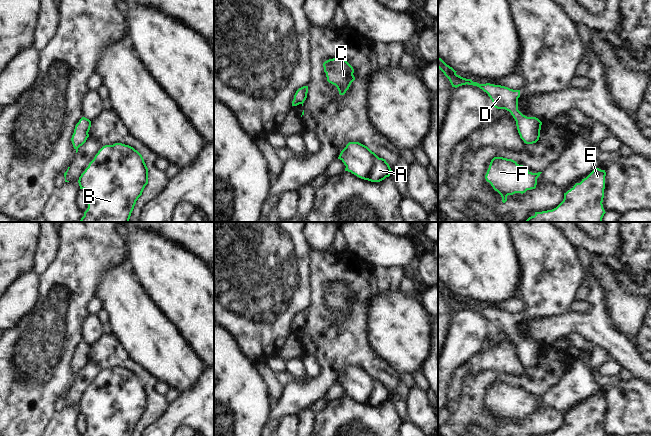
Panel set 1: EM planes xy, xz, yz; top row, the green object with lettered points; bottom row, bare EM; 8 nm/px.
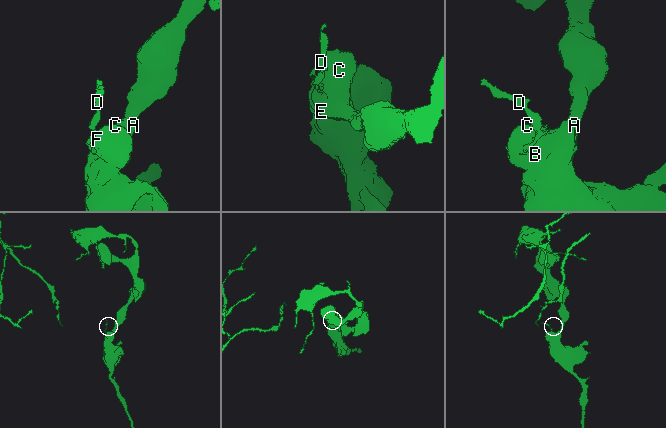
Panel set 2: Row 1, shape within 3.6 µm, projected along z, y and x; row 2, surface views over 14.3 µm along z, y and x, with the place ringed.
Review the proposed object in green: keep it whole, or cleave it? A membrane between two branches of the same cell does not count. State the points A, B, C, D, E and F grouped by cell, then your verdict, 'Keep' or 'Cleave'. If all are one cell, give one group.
Groups: A B C E F / D. Cleave.

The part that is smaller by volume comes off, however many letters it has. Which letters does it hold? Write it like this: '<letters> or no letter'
D.

